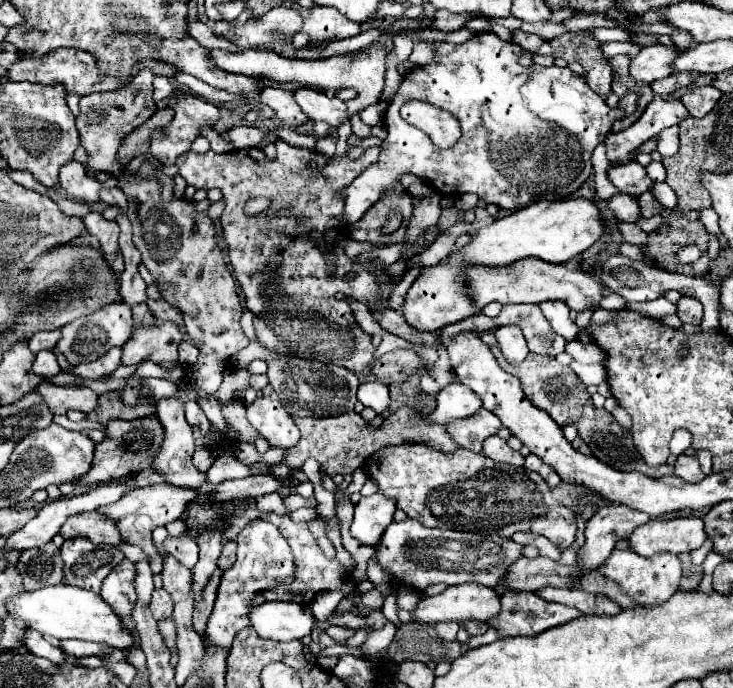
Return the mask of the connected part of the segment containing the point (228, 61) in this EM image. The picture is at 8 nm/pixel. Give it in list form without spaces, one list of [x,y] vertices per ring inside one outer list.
[[[365,47],[353,53],[345,53],[345,55],[335,55],[335,57],[327,57],[327,59],[317,59],[317,61],[305,61],[305,59],[287,59],[281,57],[273,51],[257,51],[257,49],[245,49],[239,53],[229,53],[229,51],[221,51],[221,49],[211,49],[209,51],[209,59],[223,71],[227,73],[239,73],[239,75],[247,75],[247,77],[265,77],[277,83],[299,83],[303,87],[313,87],[317,91],[329,91],[329,89],[353,88],[357,89],[355,99],[346,102],[349,119],[338,127],[338,142],[336,143],[336,151],[333,157],[339,158],[348,151],[346,143],[351,135],[350,118],[360,110],[375,105],[379,102],[379,96],[383,89],[385,80],[385,61],[391,55],[393,49],[387,47]]]

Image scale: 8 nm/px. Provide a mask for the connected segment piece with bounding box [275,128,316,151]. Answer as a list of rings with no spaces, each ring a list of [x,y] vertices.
[[[279,129],[275,131],[275,133],[285,142],[289,143],[290,145],[293,145],[294,147],[301,147],[305,149],[311,149],[311,151],[314,151],[316,140],[314,140],[310,136],[302,135],[297,132],[295,132],[292,129]]]

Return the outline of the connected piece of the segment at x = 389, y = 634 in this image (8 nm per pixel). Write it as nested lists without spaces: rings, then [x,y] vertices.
[[[389,621],[383,629],[379,629],[379,631],[373,631],[371,635],[369,635],[369,639],[359,647],[361,651],[363,651],[363,655],[367,657],[367,659],[371,659],[371,657],[375,657],[377,653],[381,653],[383,649],[387,649],[387,645],[393,641],[393,637],[395,637],[395,631],[397,631],[397,627]]]

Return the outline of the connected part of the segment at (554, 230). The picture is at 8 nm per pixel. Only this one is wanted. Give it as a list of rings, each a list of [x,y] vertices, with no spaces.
[[[589,199],[531,203],[511,215],[495,219],[487,227],[481,227],[481,231],[477,231],[465,247],[447,255],[437,265],[427,267],[425,273],[421,273],[407,291],[403,315],[409,325],[421,331],[437,331],[445,325],[477,315],[481,313],[481,307],[473,301],[465,277],[465,271],[469,267],[473,265],[505,267],[531,255],[547,263],[567,263],[575,255],[591,247],[601,235],[603,235],[601,213]]]

